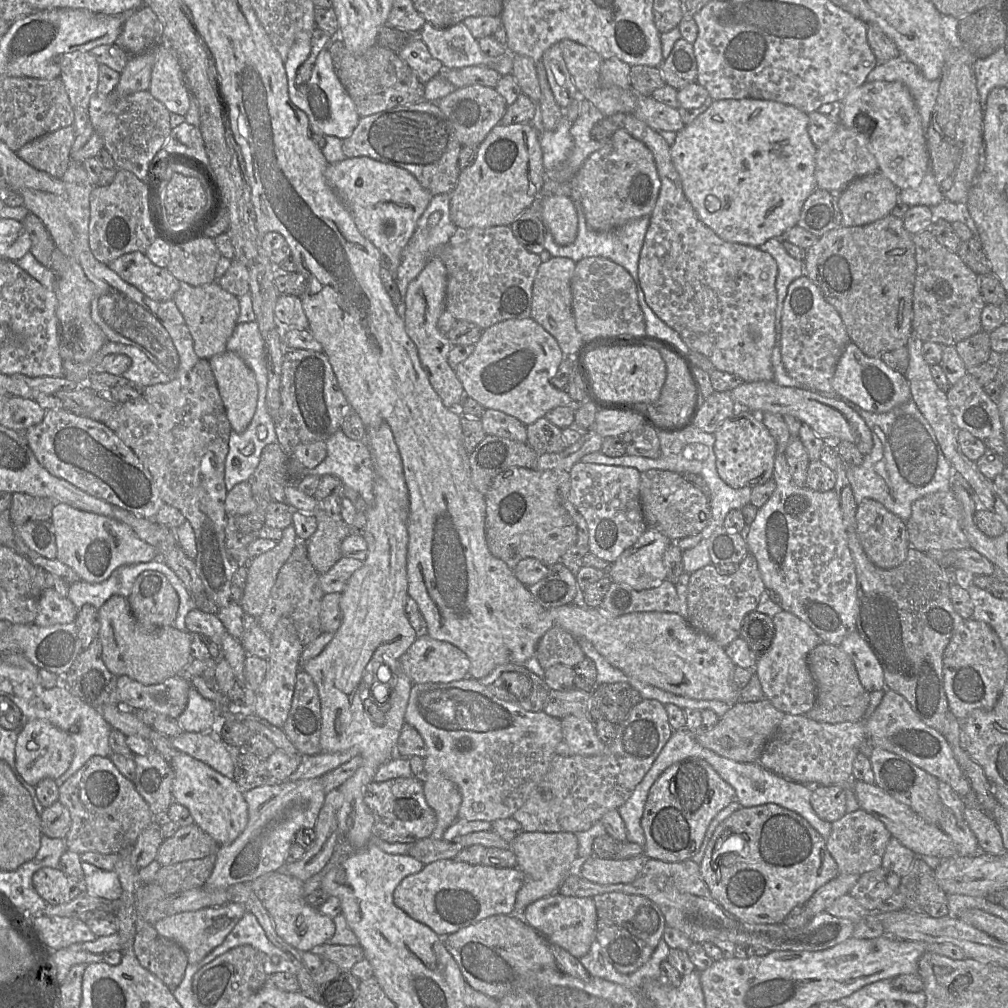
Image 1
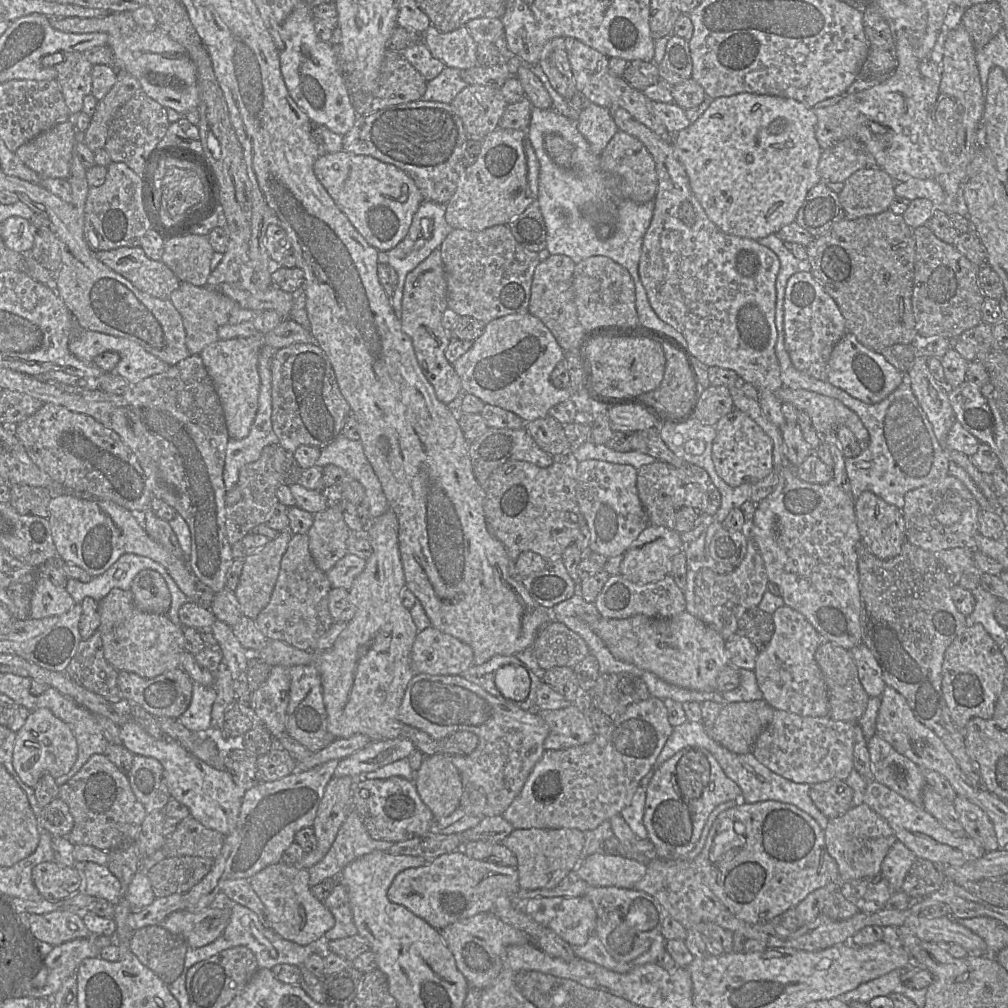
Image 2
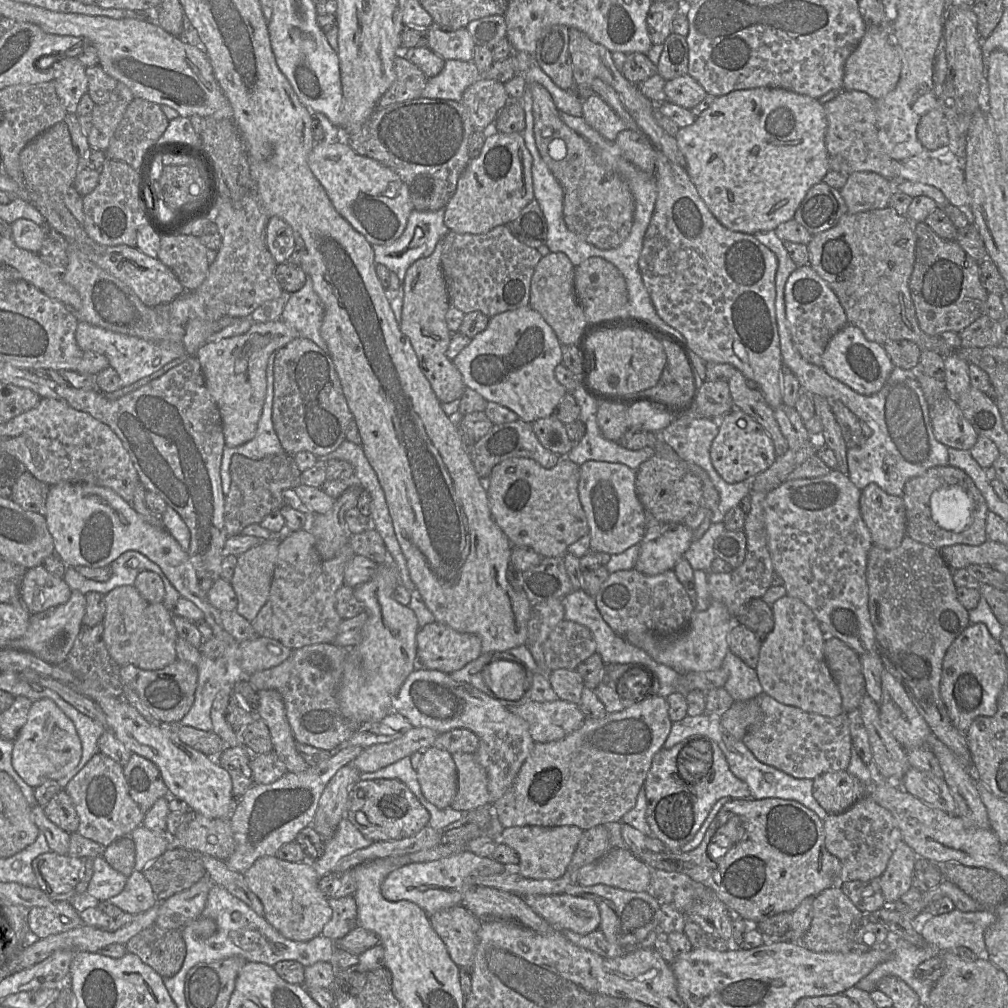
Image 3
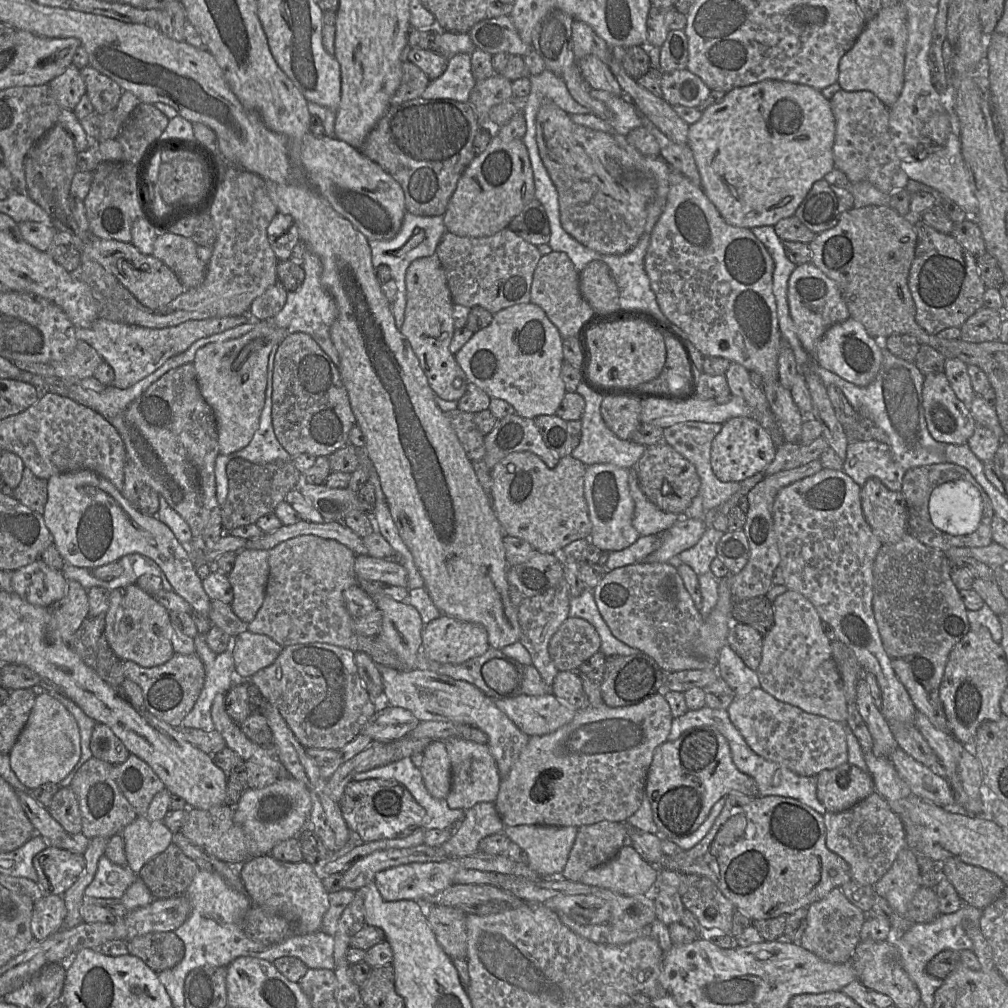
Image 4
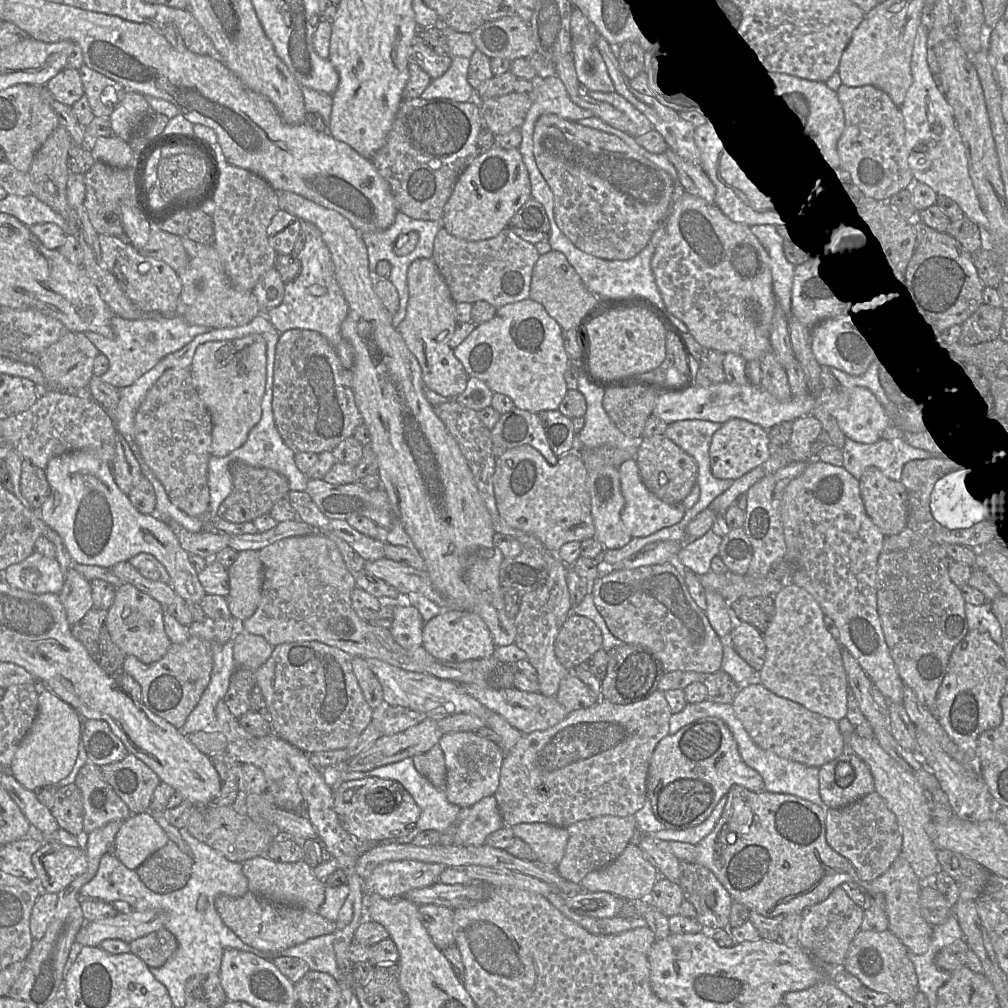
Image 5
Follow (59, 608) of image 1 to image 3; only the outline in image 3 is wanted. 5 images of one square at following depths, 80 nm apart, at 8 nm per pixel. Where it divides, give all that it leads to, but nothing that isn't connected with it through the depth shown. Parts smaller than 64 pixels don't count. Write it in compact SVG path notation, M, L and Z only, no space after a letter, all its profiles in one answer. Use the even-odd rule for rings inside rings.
M43 565L27 569L21 582L20 599L33 615L66 603L71 589L65 580L49 573Z

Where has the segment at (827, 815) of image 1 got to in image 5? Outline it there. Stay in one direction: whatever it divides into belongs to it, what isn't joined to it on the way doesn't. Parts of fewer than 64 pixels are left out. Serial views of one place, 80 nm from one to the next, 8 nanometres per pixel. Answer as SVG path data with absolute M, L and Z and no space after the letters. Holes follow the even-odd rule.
M848 750L819 768L820 796L829 808L841 808L873 792L869 766Z

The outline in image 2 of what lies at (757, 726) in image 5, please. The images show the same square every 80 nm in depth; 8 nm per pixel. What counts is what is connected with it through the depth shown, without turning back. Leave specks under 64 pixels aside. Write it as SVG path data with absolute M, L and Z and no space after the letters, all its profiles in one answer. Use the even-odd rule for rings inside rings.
M774 710L771 722L760 733L751 752L772 772L796 783L811 786L831 779L845 780L853 769L855 723Z

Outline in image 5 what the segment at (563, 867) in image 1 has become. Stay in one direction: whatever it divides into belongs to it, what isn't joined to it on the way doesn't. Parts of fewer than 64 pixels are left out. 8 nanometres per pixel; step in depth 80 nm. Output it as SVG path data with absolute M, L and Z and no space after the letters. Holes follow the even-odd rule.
M521 823L512 826L516 838L526 842L539 861L558 867L567 847L569 834L566 827L546 823Z

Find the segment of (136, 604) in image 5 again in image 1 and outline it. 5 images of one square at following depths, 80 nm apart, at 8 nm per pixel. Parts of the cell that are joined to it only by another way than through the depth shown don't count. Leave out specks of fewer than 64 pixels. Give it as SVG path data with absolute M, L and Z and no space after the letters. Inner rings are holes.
M113 595L99 609L102 660L117 677L126 675L144 685L159 684L182 674L191 661L192 634L173 626L143 628L134 617L127 598Z

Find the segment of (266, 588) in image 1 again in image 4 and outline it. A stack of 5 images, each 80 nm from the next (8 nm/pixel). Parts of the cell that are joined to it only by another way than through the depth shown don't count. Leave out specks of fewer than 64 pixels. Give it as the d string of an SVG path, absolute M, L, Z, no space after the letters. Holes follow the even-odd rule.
M243 549L228 575L233 589L231 608L236 616L250 623L261 608L269 577L269 550Z

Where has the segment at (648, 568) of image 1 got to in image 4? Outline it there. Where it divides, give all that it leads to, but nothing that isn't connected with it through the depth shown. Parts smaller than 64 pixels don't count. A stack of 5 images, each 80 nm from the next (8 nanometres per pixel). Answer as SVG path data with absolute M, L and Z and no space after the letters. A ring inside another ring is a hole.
M680 517L660 534L660 546L643 562L672 563L682 551L694 546L705 530L706 526L702 519Z

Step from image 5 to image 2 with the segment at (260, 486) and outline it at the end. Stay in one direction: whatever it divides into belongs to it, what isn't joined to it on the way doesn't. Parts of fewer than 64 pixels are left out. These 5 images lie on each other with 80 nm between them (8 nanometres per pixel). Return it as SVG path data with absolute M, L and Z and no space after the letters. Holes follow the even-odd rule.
M279 444L264 447L257 461L248 463L240 469L237 487L242 493L242 498L226 508L226 536L231 546L251 534L254 527L264 524L268 514L279 503L276 496L277 488L282 485L298 484L302 471L293 453L286 451Z

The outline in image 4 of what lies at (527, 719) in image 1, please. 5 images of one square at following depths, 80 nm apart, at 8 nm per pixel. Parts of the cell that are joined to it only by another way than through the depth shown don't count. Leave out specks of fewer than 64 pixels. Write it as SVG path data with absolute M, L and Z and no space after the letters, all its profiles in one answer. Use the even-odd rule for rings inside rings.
M378 666L378 669L383 682L382 704L386 703L386 705L392 707L406 709L420 722L452 722L455 724L470 725L482 730L488 736L487 745L496 761L501 781L509 774L530 736L522 732L514 722L495 705L494 699L485 695L473 684L462 680L455 680L432 671L420 669L401 671L386 666Z

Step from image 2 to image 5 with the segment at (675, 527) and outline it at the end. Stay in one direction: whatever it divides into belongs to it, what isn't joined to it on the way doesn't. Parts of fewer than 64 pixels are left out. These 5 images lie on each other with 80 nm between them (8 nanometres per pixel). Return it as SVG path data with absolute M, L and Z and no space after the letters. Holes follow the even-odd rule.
M665 435L641 438L635 460L646 488L668 504L682 503L697 482L696 460Z

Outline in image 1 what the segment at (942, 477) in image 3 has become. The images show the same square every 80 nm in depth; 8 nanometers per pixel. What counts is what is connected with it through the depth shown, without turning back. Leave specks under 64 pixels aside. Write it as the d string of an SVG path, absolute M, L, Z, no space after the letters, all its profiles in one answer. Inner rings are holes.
M951 490L928 494L913 502L911 516L906 522L910 547L921 552L949 551L970 548L960 526L961 507Z

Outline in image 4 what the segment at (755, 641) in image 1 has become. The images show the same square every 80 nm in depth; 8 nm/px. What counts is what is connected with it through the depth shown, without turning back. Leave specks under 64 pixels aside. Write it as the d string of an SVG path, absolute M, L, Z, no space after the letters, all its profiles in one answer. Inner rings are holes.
M766 595L734 602L732 621L751 626L765 636L774 624L773 603Z

